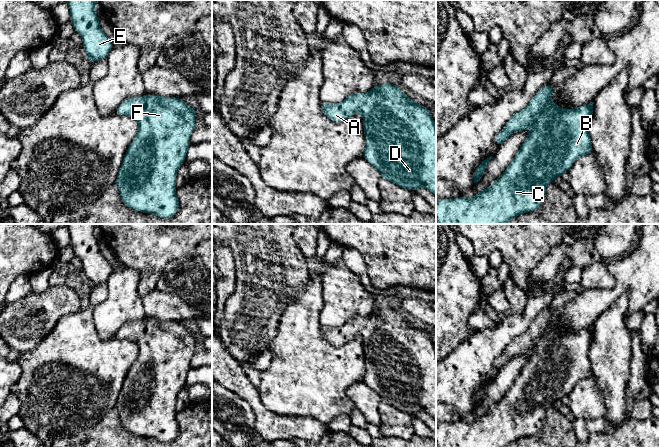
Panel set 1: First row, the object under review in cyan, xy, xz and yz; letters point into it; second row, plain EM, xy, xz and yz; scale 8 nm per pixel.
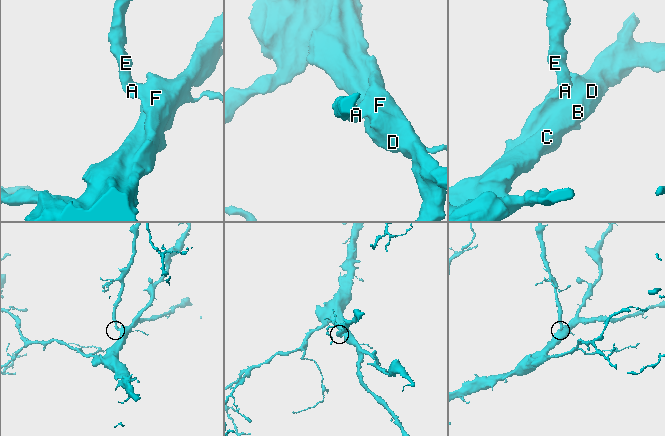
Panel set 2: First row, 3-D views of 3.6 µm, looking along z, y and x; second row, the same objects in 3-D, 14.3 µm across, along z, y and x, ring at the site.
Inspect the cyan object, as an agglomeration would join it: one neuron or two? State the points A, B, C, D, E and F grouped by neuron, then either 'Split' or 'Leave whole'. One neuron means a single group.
Groups: A B C D E F. Leave whole

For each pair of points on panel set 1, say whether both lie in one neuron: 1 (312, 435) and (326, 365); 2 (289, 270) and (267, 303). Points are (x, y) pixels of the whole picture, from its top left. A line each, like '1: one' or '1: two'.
1: two
2: one

